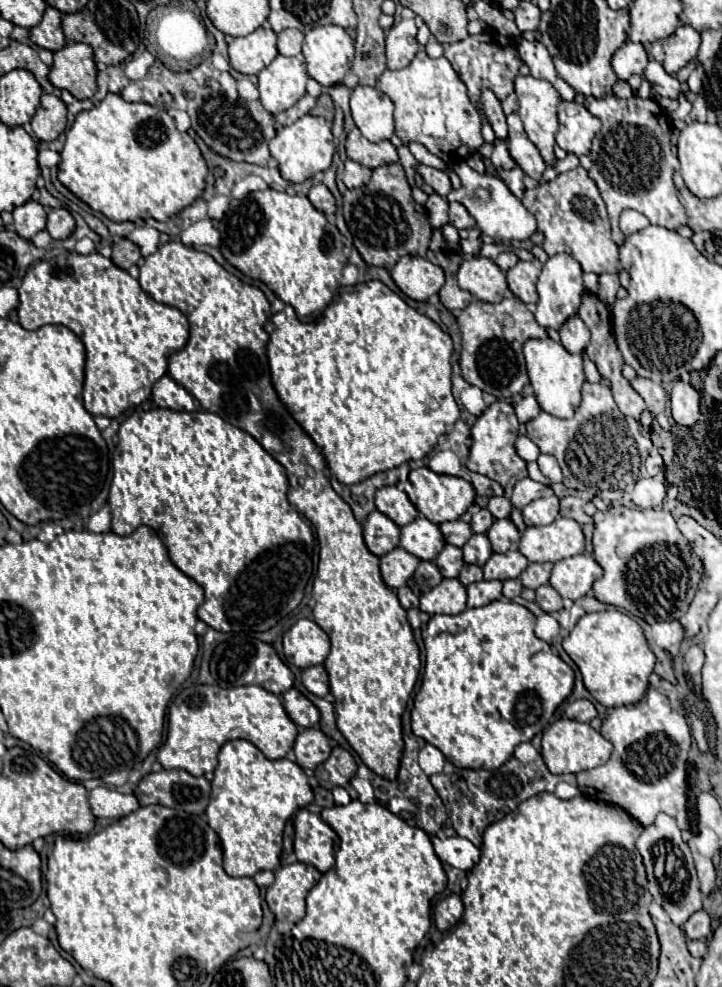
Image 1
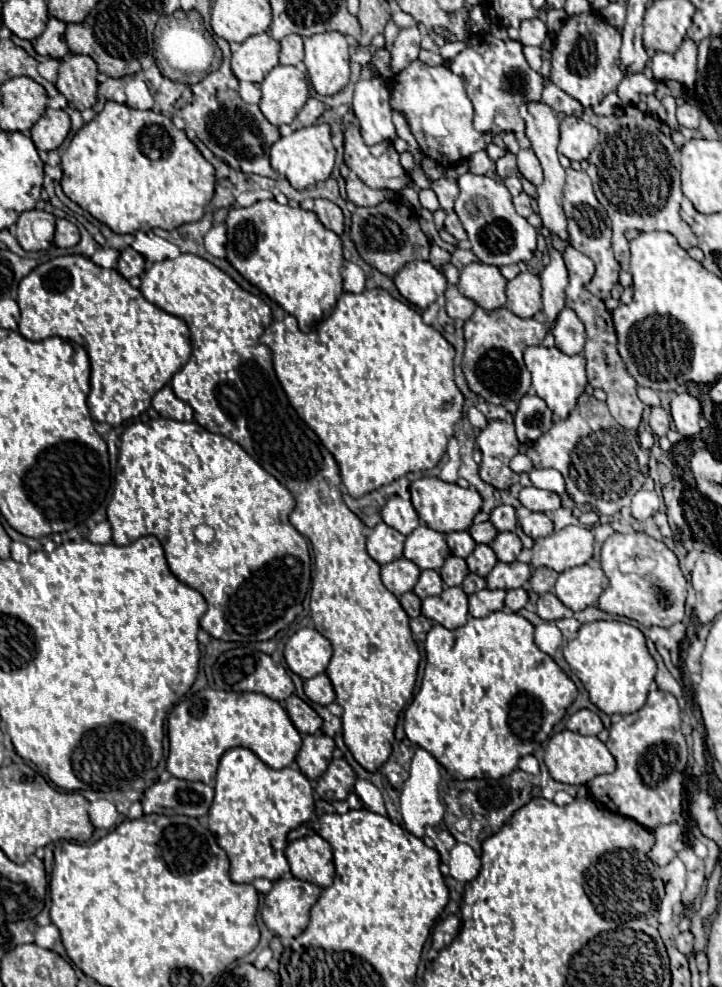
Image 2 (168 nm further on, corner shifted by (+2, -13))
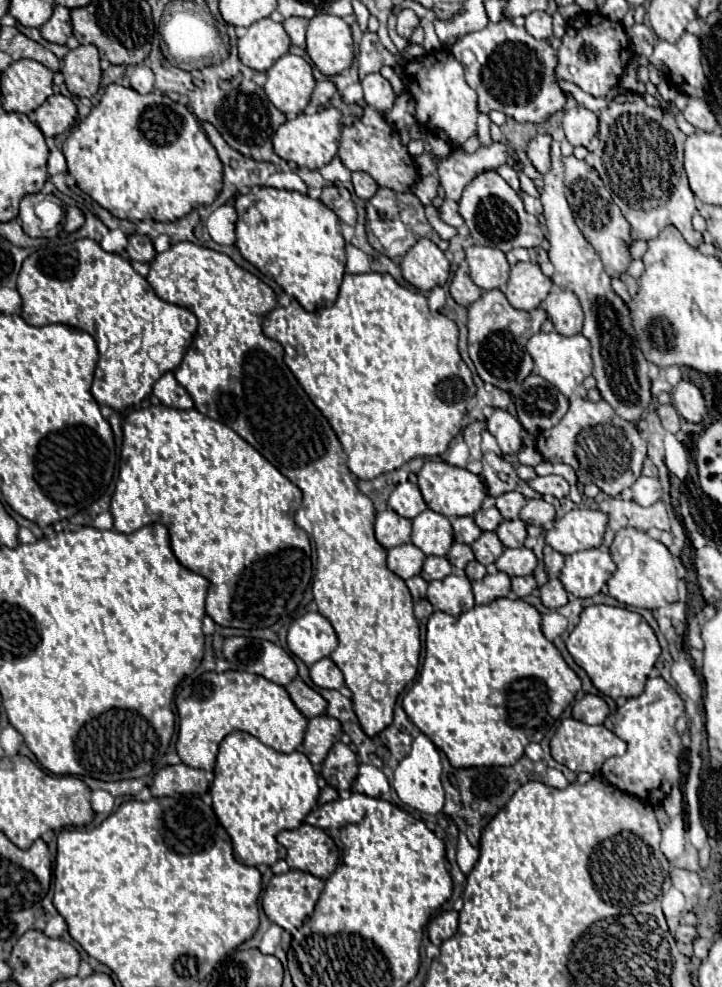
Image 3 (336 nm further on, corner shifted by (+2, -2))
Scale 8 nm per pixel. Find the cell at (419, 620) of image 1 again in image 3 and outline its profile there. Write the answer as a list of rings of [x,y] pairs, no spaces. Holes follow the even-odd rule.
[[[421,599],[415,603],[414,614],[417,619],[423,620],[428,618],[434,612],[433,606],[427,599]]]

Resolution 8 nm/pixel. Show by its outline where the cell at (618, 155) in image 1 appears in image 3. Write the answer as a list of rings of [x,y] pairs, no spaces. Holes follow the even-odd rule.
[[[639,93],[617,95],[609,105],[613,107],[607,107],[599,113],[599,137],[603,141],[603,147],[595,153],[589,153],[585,161],[599,171],[605,183],[609,179],[613,201],[617,203],[617,207],[621,209],[623,217],[631,227],[631,241],[655,237],[665,225],[675,225],[685,237],[685,241],[691,247],[697,247],[703,241],[703,237],[691,225],[691,217],[695,213],[695,195],[689,189],[687,175],[683,169],[685,135],[679,131],[675,117],[669,111],[663,111],[661,107],[649,107]]]

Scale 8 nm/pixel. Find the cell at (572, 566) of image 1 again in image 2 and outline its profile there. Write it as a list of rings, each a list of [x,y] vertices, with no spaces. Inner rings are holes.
[[[583,564],[559,574],[555,594],[567,608],[577,612],[597,604],[597,598],[607,588],[607,584],[609,580],[601,568],[591,568]]]

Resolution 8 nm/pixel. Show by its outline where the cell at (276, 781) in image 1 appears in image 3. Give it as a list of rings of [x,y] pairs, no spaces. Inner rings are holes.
[[[233,731],[219,745],[211,797],[213,797],[213,811],[233,841],[235,859],[251,867],[261,863],[271,867],[283,857],[283,847],[277,843],[277,833],[283,829],[295,829],[305,821],[307,813],[317,805],[319,785],[309,759],[301,751],[293,751],[289,755],[277,753],[275,749],[263,745],[257,737],[243,731]]]

